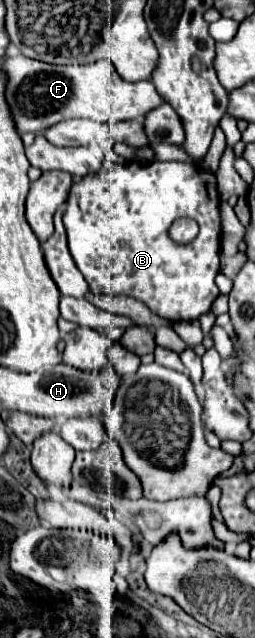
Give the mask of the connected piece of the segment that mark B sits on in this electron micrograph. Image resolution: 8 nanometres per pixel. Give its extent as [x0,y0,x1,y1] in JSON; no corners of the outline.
[42,160,222,322]

